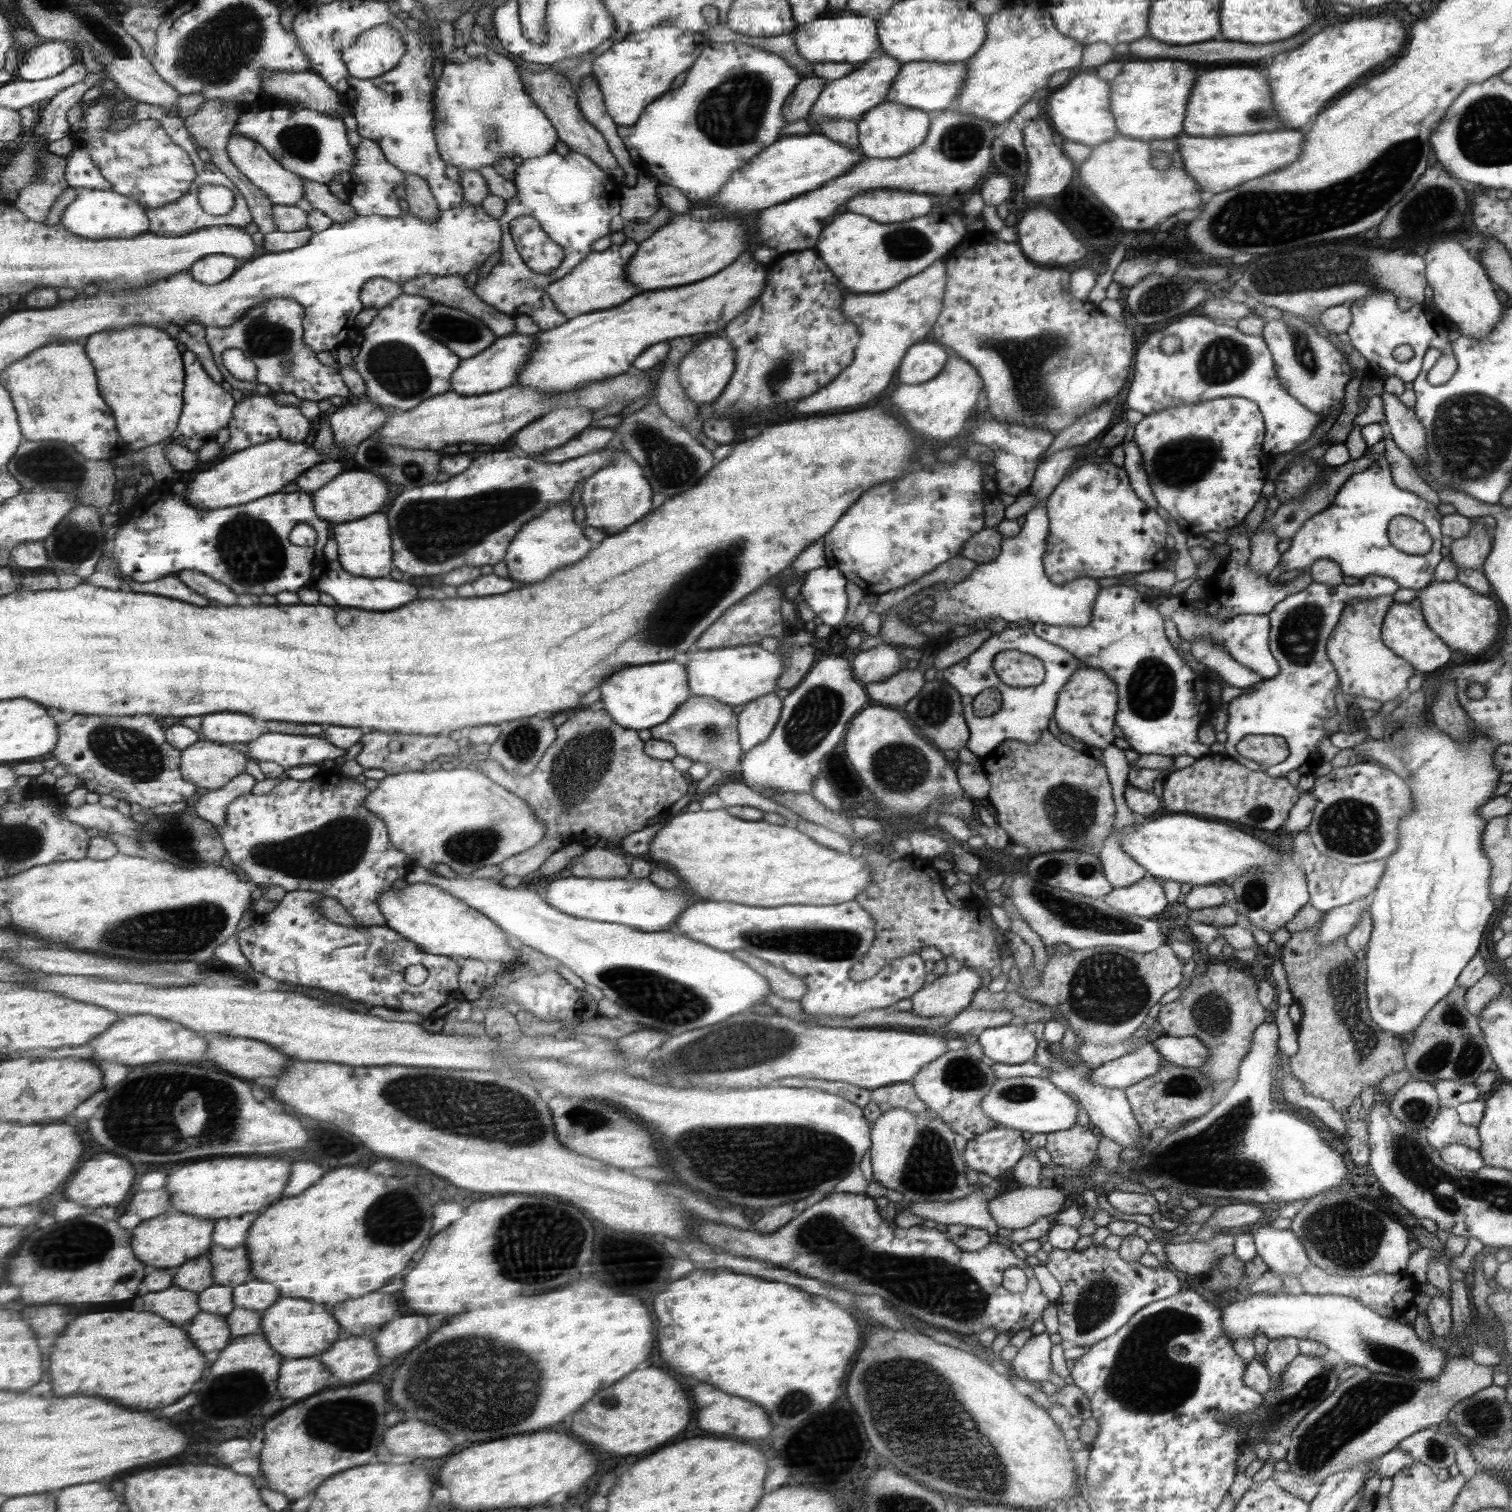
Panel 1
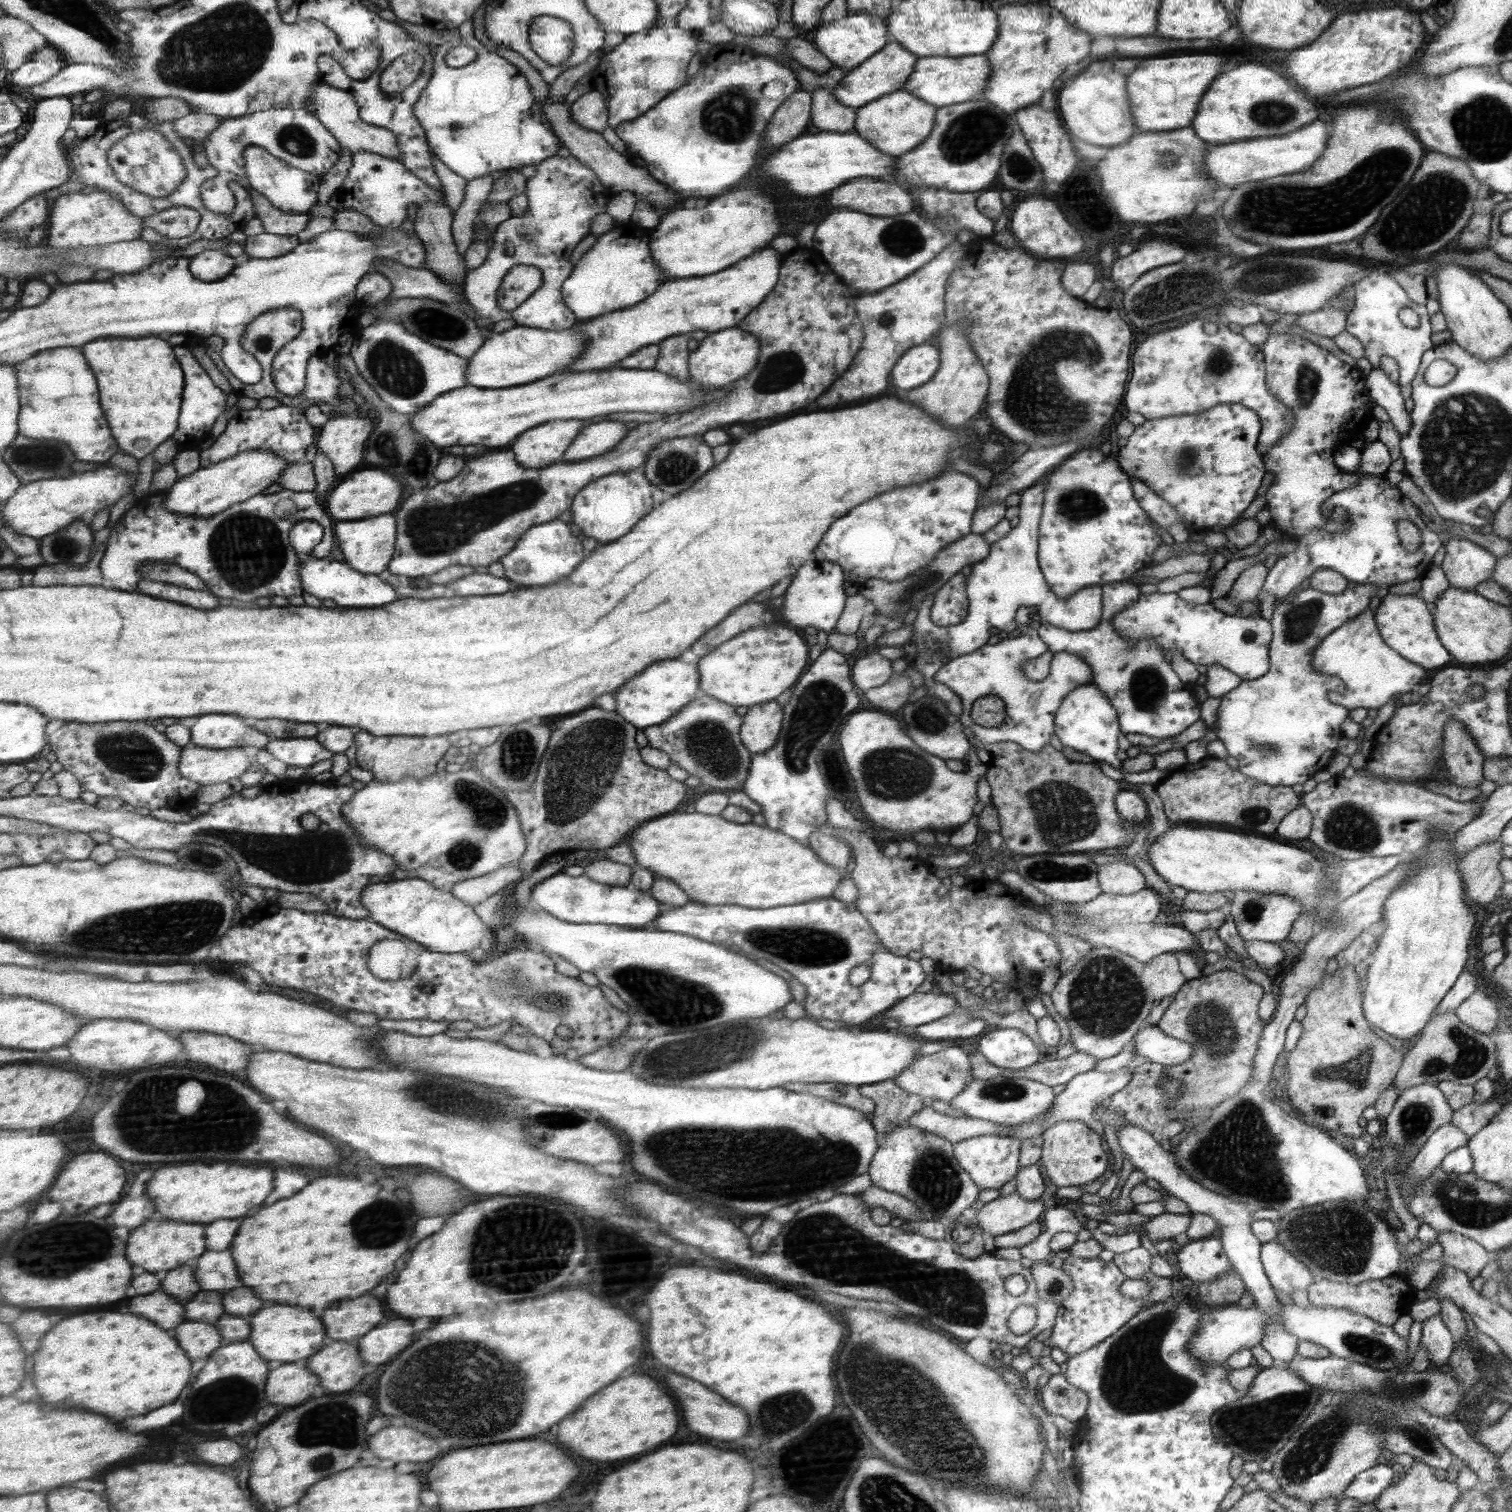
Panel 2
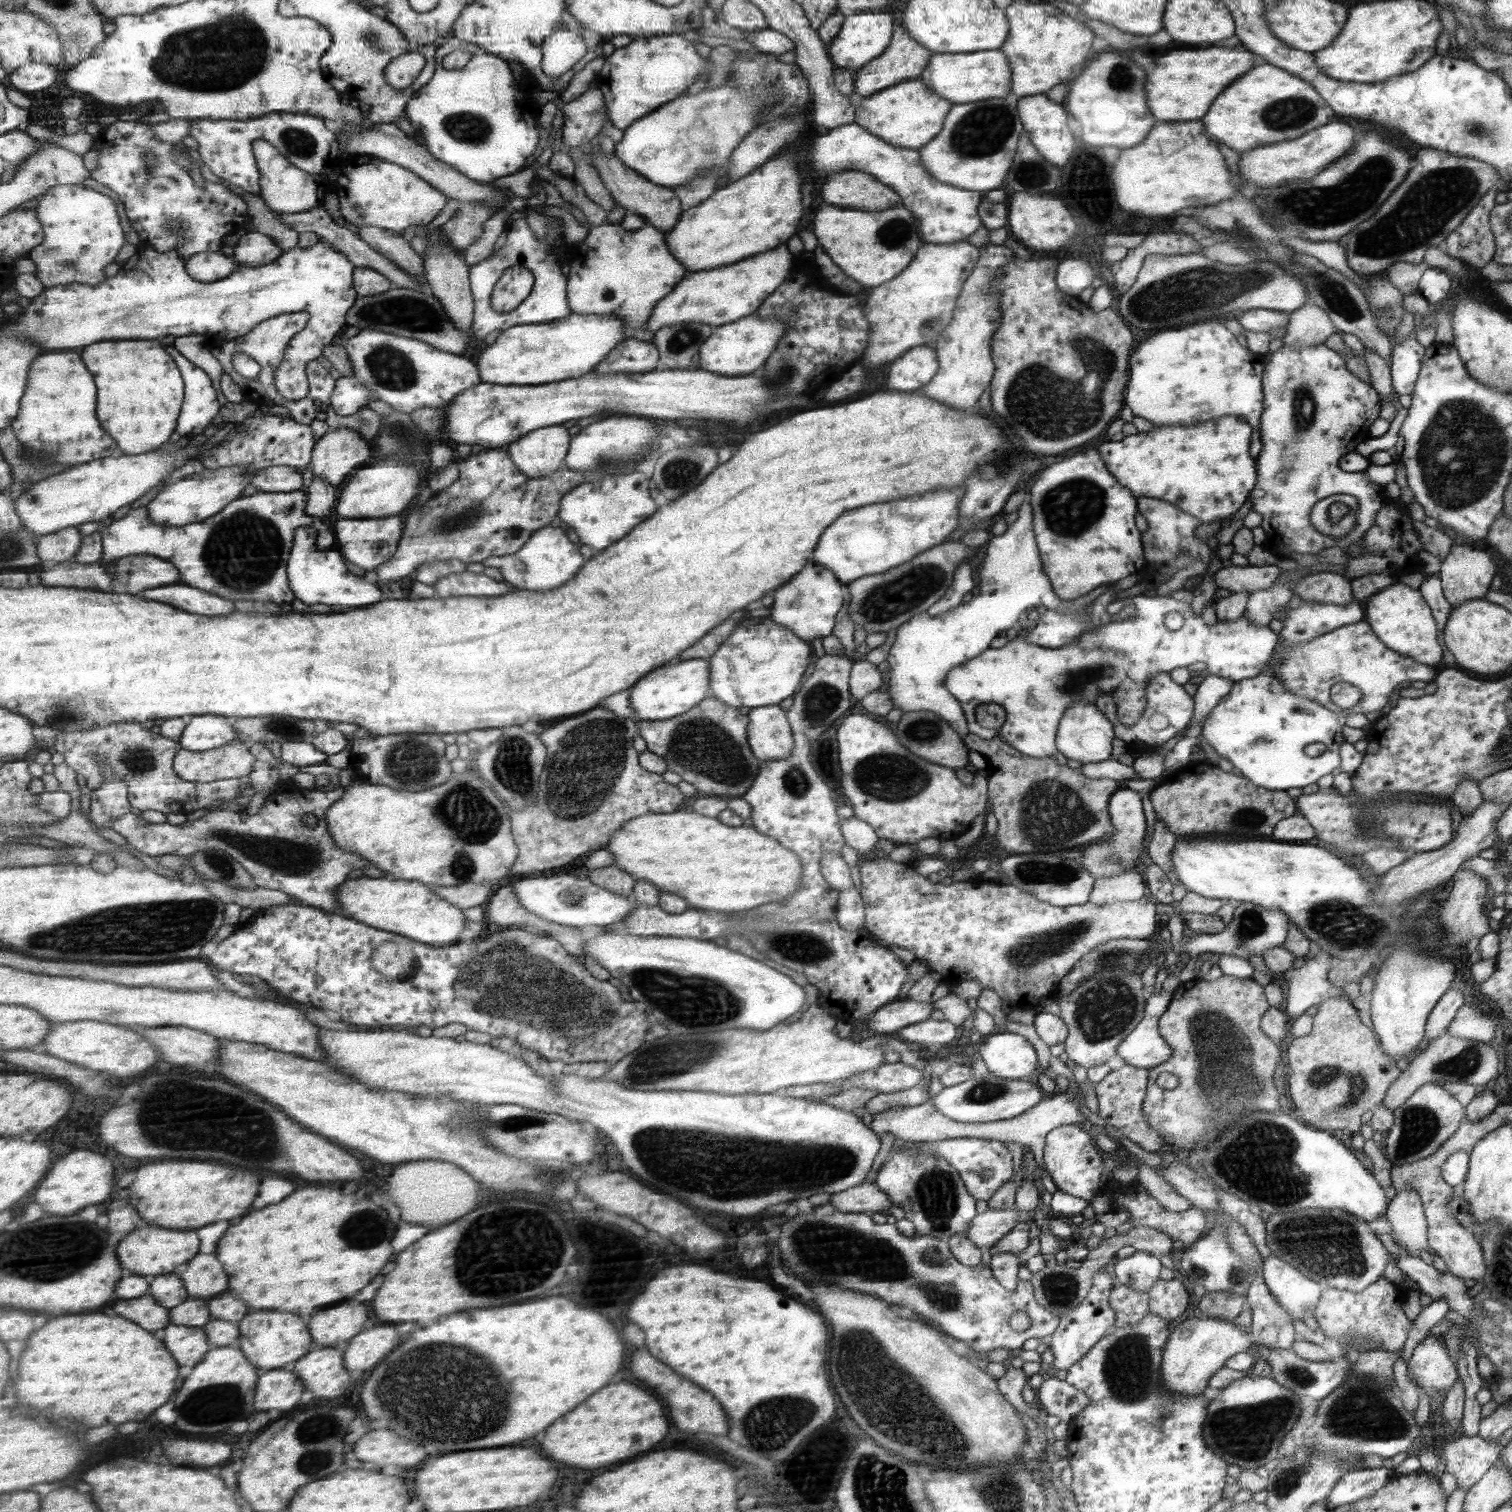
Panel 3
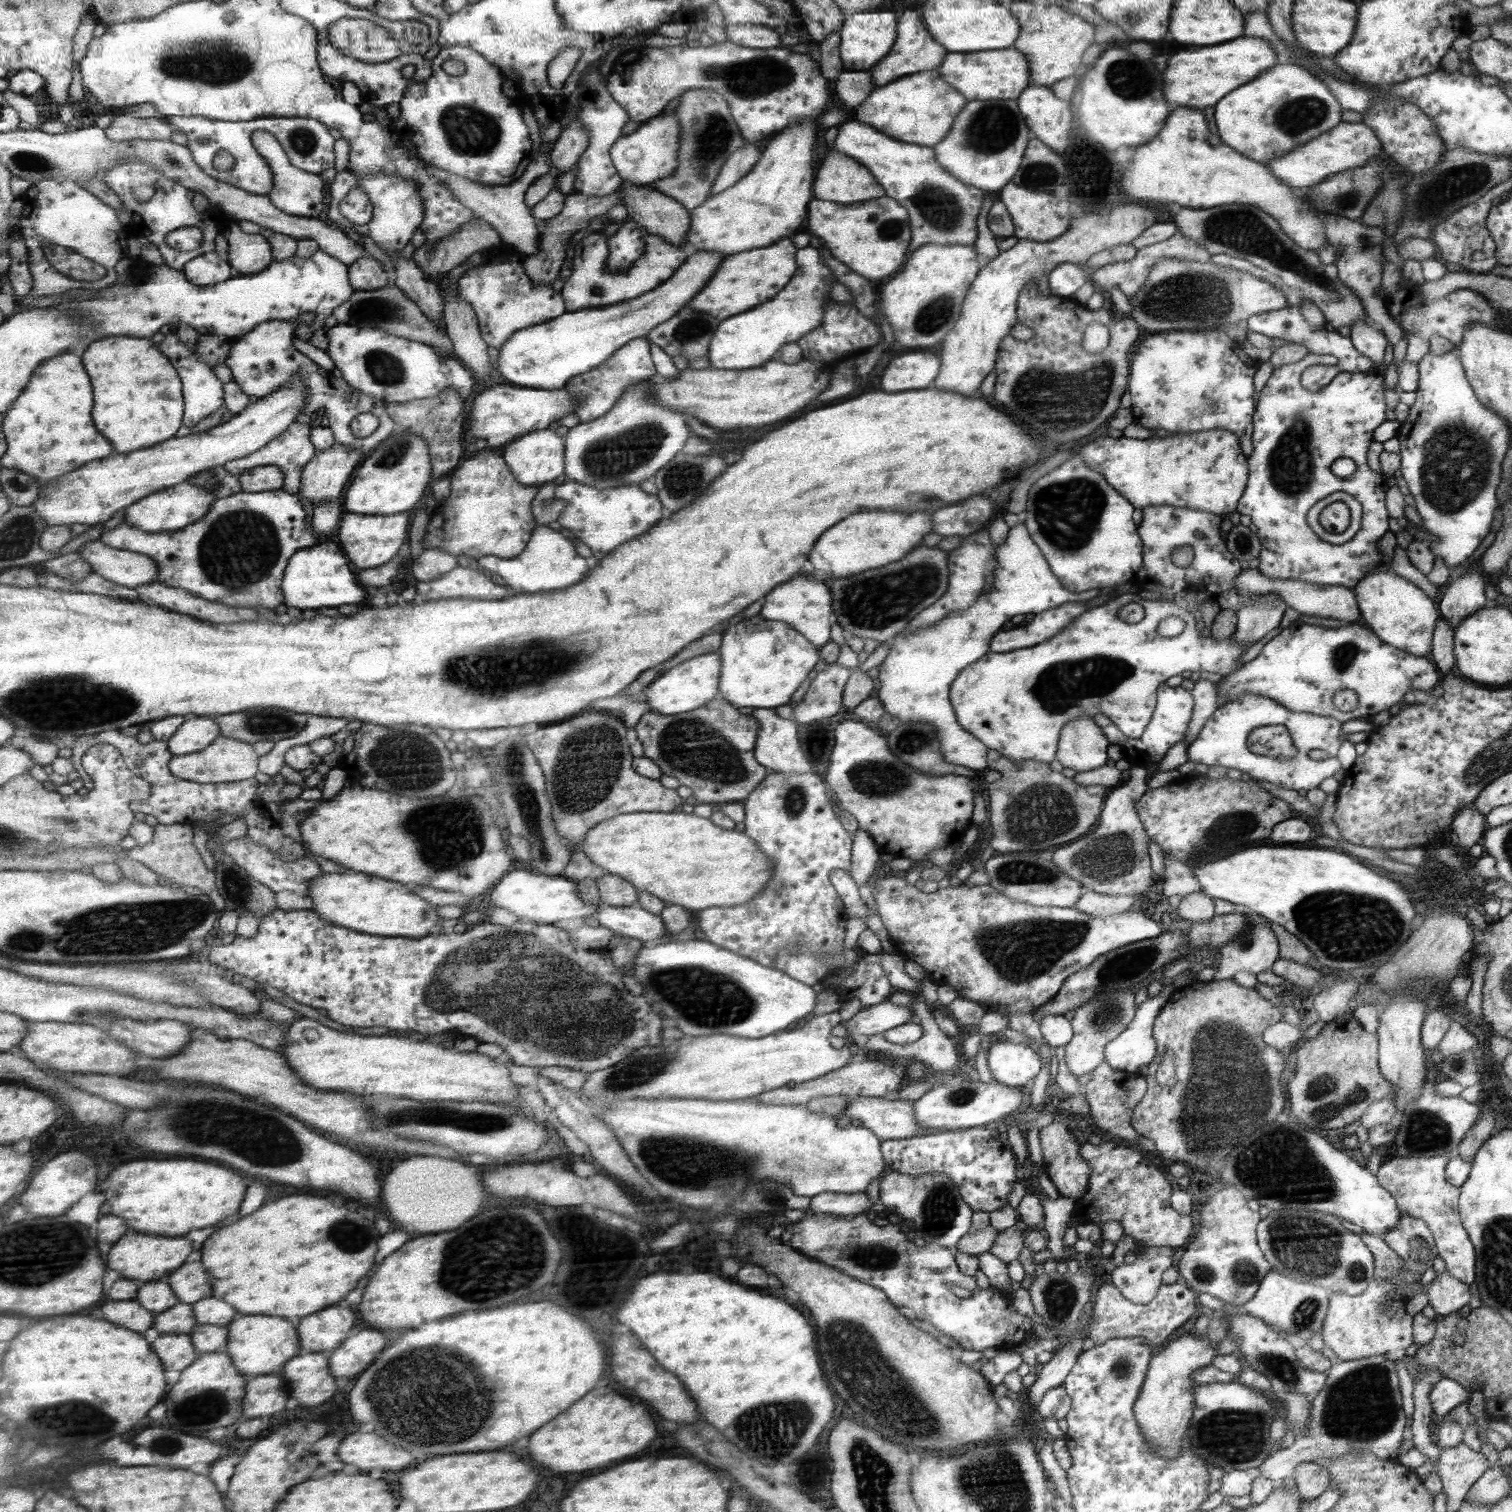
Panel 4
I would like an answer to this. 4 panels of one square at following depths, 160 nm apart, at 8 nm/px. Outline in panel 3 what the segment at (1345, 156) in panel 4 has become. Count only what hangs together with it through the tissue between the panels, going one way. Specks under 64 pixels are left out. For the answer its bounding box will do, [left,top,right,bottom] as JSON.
[1238,122,1358,188]

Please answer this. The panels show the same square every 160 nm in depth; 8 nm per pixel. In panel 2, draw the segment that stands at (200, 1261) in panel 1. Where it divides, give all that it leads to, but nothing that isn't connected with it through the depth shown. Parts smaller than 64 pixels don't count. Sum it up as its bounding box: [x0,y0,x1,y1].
[163,1266,202,1304]

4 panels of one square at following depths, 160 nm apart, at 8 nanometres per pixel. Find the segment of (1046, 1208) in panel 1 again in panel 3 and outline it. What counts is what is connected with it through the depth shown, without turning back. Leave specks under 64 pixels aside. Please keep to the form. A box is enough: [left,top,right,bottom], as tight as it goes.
[965,1208,1018,1249]

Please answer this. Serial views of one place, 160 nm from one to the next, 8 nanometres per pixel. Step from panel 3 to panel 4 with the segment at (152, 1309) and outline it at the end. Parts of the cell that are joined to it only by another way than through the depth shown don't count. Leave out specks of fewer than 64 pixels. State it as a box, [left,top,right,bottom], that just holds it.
[101,1300,155,1332]

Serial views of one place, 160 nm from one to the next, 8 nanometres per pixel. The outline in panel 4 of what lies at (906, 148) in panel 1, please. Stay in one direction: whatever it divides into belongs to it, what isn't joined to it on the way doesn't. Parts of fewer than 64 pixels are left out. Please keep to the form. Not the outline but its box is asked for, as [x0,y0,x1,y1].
[850,69,968,147]

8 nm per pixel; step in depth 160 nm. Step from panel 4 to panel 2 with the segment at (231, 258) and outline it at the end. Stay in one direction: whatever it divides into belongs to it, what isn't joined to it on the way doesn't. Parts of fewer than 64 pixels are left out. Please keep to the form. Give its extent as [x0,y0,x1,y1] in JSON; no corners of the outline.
[244,232,301,259]

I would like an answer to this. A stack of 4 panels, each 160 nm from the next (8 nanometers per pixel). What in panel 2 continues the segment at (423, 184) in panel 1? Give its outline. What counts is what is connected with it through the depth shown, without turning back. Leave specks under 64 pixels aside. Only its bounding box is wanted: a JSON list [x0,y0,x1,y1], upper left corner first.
[416,202,468,286]

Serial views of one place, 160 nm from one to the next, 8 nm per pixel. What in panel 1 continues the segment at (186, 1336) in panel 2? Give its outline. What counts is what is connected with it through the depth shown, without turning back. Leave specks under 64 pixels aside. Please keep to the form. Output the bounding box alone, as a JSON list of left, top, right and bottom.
[189,1311,234,1352]

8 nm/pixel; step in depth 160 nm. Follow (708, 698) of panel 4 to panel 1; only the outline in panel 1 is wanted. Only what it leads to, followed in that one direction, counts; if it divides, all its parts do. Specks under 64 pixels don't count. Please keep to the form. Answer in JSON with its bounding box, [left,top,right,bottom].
[603,662,692,730]

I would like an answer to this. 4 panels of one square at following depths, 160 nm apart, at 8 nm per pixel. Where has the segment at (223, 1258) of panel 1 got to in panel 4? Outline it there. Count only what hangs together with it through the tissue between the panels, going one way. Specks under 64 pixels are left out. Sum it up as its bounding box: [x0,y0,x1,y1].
[169,1262,211,1304]

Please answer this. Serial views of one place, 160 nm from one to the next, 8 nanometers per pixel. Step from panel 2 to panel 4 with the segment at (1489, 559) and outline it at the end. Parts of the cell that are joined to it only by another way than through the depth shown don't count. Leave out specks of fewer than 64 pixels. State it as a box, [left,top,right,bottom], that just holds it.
[1438,570,1485,631]

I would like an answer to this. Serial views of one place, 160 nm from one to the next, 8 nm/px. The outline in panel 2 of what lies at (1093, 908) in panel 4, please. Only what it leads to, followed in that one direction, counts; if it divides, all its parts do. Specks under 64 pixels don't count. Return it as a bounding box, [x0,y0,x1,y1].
[1098,861,1147,896]

